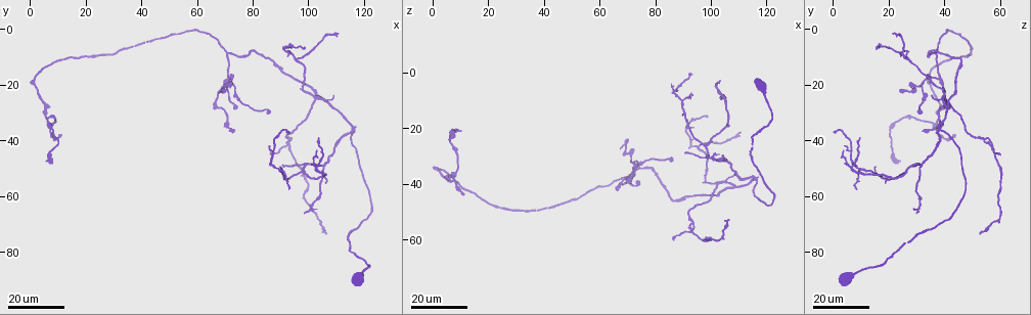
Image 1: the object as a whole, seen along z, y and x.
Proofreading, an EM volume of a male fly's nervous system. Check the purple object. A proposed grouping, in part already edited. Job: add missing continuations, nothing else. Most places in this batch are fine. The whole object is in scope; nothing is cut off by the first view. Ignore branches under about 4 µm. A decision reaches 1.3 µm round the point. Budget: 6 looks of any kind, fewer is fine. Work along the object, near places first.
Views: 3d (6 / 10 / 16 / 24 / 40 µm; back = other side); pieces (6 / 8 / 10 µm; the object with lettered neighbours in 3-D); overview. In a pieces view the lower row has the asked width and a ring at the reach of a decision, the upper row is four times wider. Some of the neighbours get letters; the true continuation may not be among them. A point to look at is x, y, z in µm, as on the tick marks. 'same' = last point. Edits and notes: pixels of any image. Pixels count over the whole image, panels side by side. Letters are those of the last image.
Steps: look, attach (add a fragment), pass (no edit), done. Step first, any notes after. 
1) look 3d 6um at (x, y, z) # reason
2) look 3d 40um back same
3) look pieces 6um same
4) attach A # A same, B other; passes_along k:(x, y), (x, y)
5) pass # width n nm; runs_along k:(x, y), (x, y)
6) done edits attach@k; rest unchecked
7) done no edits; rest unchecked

look 3d 16um at (99, 7, 16) # stops while still wide

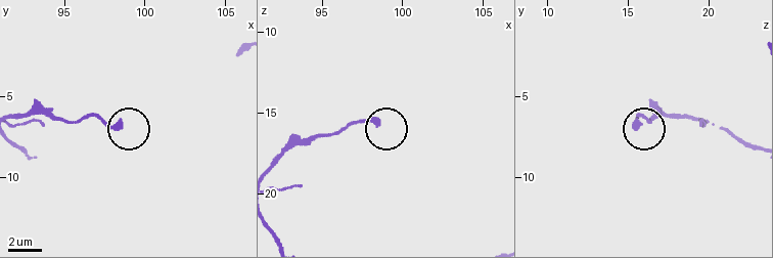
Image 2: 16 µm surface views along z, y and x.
look pieces 10um at (98.6, 6.9, 15.6)

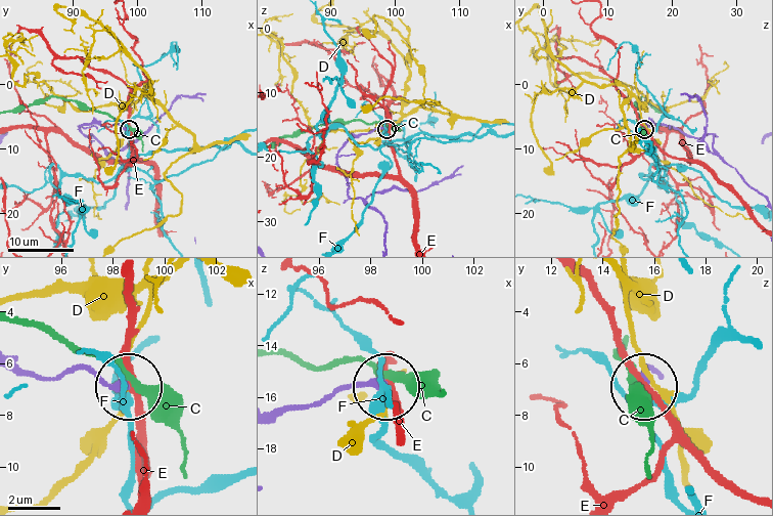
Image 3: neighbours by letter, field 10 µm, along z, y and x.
pass # C other, D other, E other, F other; runs_along 3:(18, 366), (38, 377), (85, 371), (129, 384); none of them fits

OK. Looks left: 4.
look 3d 24um at (90, 49, 29) # tapers out

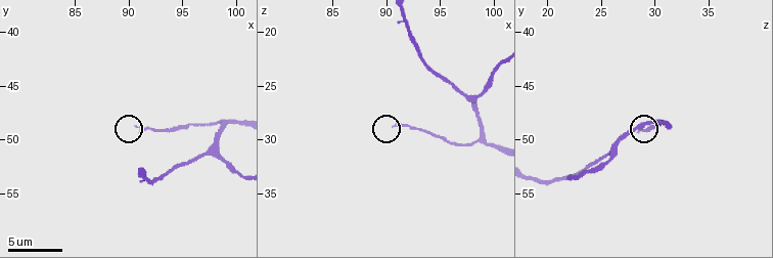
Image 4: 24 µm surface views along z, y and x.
look pieces 6um at (90.6, 48.6, 28.8)

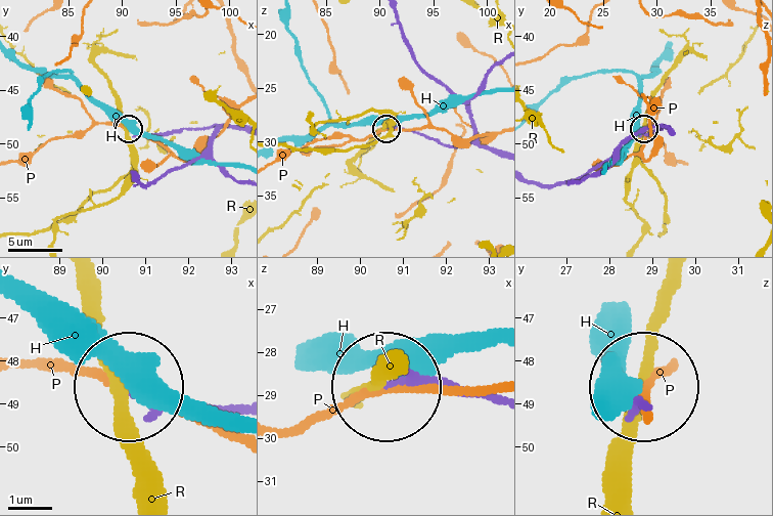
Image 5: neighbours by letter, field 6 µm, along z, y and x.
pass # H other, P other, R other; runs_along 5:(498, 155), (472, 145), (443, 145), (412, 131), (385, 129); none of them fits

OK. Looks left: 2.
look 3d 16um at (87, 45, 60) # branch stops here

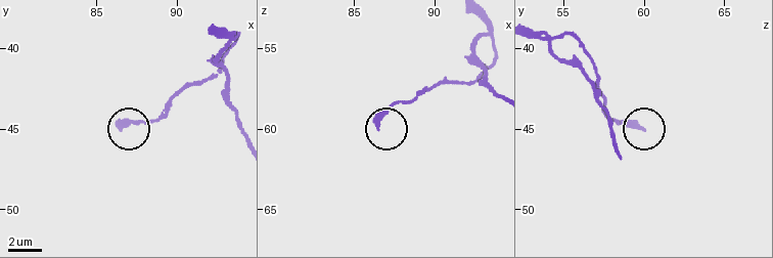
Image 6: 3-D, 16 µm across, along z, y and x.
look pieces 10um at (86.5, 45.0, 59.9)

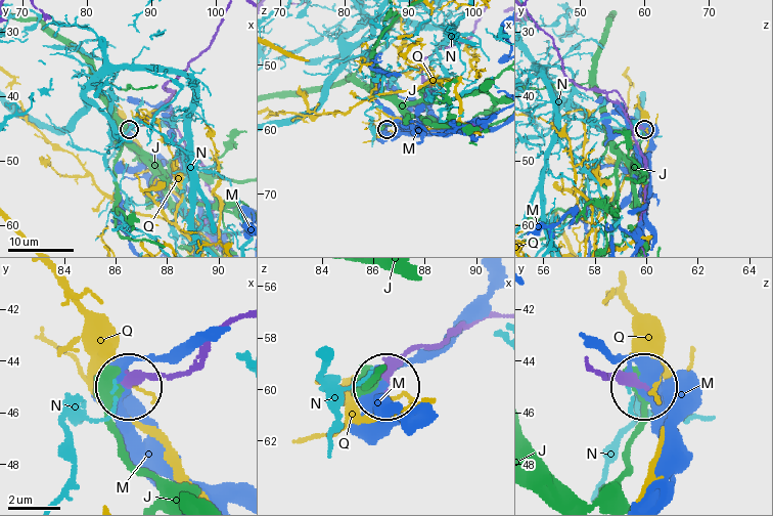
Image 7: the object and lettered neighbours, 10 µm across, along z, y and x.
pass # width 310 nm; J other, M other, N other, Q other; runs_along 7:(210, 345), (185, 370), (141, 372), (128, 383); no lettered fragment goes on from it

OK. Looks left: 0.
done no edits; rest unchecked

